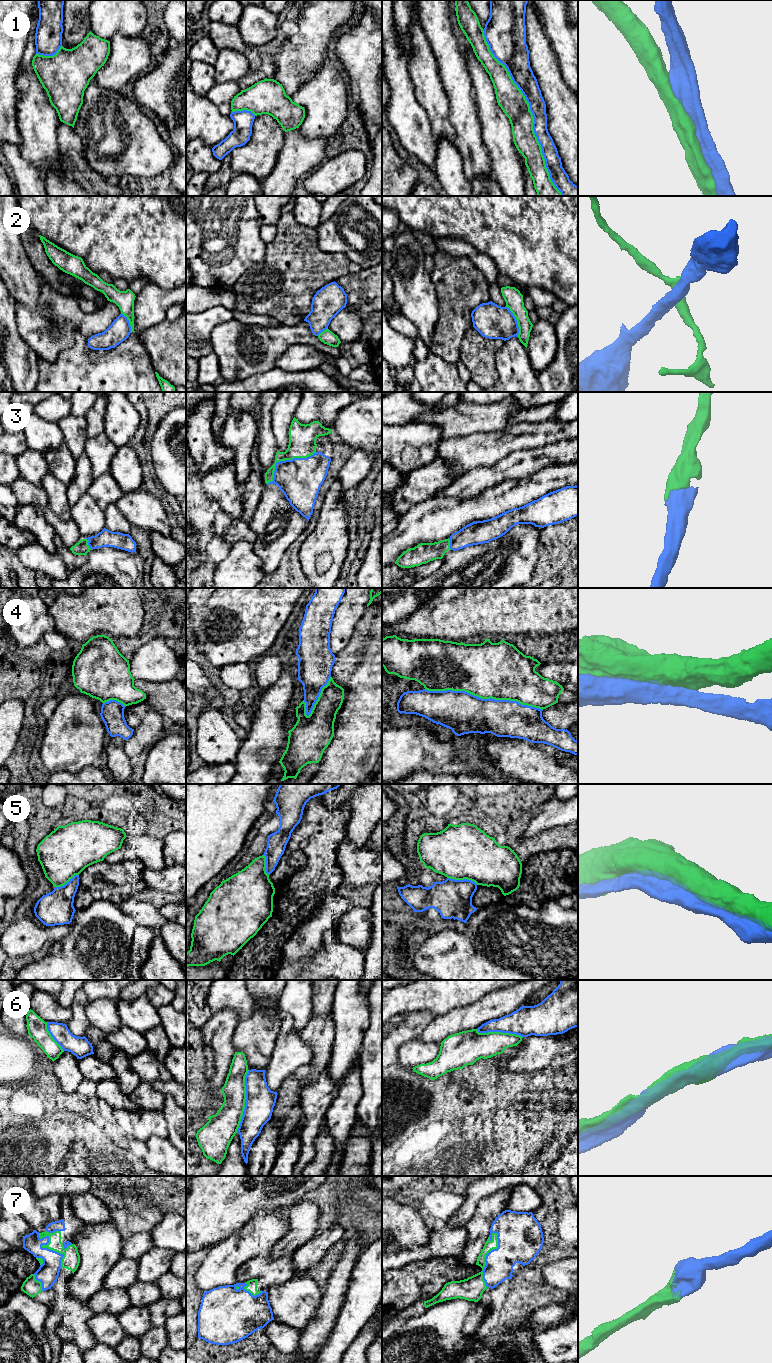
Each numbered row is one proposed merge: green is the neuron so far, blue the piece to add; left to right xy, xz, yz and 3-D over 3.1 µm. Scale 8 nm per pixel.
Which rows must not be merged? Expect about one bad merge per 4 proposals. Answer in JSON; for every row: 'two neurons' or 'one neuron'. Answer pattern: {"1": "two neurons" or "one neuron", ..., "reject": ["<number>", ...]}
{"1": "one neuron", "2": "two neurons", "3": "one neuron", "4": "one neuron", "5": "one neuron", "6": "two neurons", "7": "one neuron", "reject": ["2", "6"]}

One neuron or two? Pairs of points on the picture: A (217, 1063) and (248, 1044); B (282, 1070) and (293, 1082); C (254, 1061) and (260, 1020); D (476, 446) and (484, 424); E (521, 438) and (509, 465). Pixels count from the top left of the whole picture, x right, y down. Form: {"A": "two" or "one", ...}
{"A": "two", "B": "two", "C": "one", "D": "two", "E": "two"}

